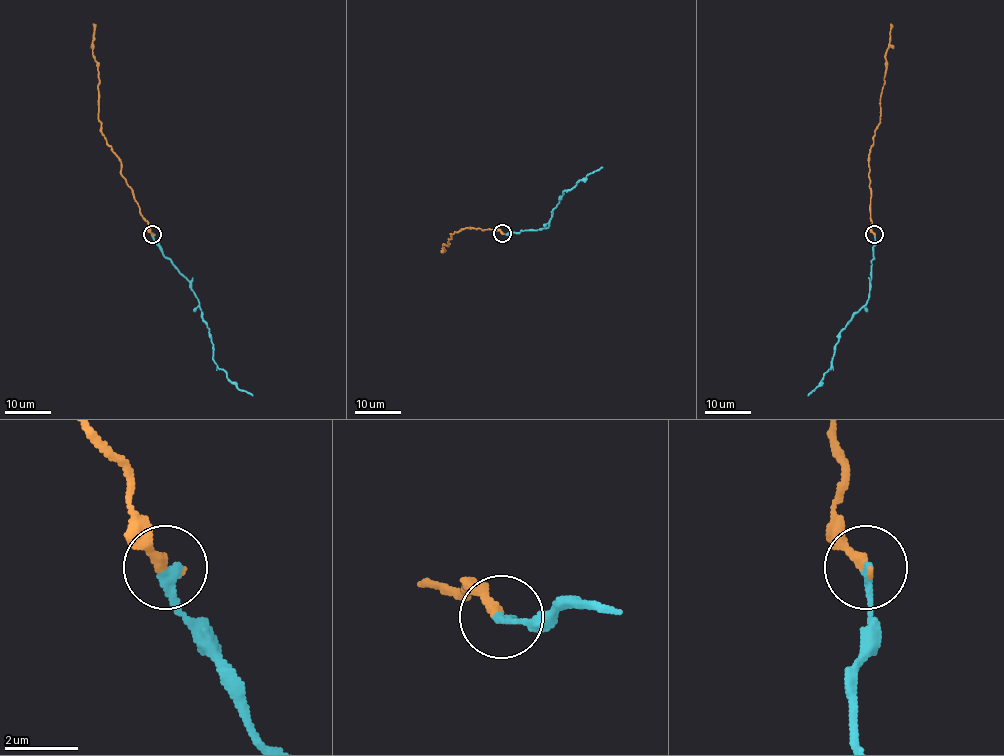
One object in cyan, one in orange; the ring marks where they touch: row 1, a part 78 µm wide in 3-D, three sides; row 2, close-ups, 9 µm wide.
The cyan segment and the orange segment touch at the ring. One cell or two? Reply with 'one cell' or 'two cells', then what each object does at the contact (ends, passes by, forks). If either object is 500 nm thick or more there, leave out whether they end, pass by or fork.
one cell | cyan ends | orange ends

